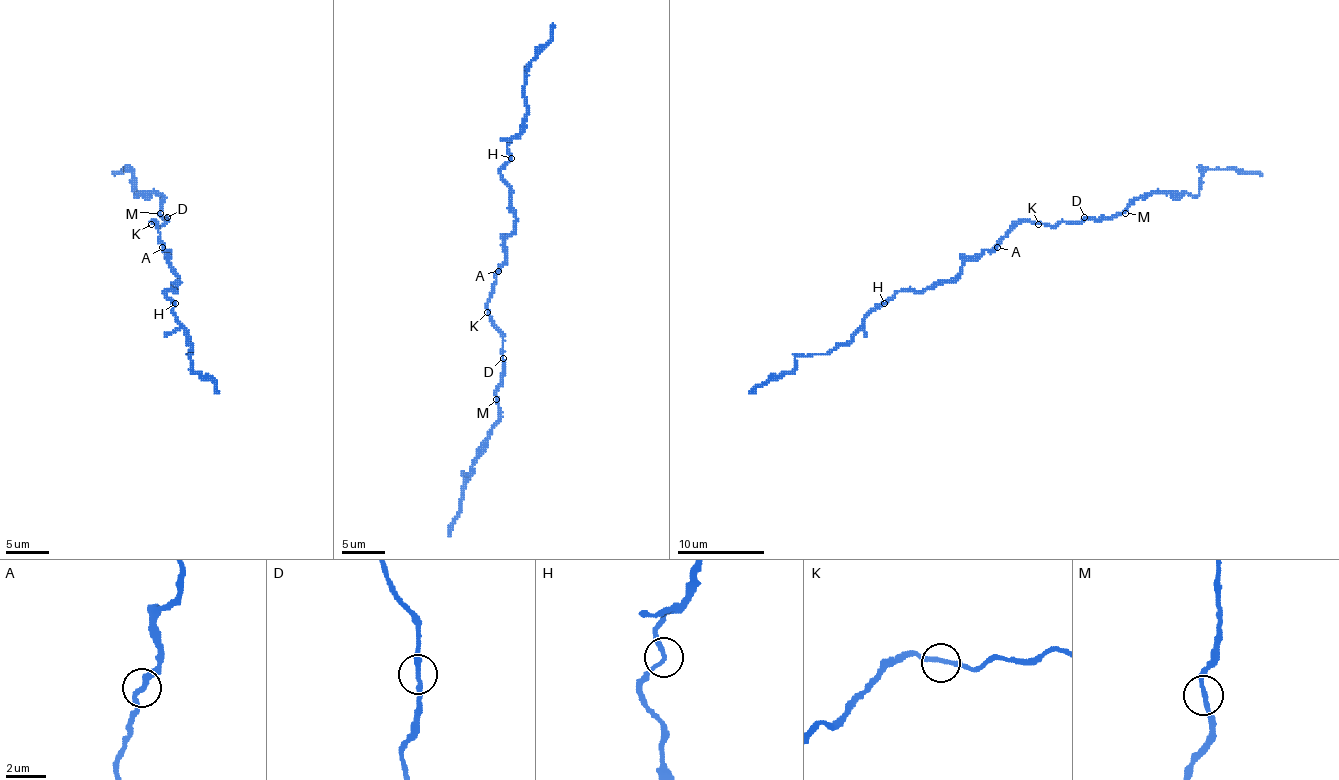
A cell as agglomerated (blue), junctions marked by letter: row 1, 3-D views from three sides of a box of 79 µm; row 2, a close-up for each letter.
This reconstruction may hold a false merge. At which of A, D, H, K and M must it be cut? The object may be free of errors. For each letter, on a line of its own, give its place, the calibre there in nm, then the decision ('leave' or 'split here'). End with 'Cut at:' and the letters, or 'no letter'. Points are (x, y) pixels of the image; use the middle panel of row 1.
A: at (498, 271); 280 nm thick; leave
D: at (503, 358); 240 nm thick; leave
H: at (511, 158); 240 nm thick; leave
K: at (487, 312); 220 nm thick; leave
M: at (496, 399); 220 nm thick; leave
Cut at: no letter

